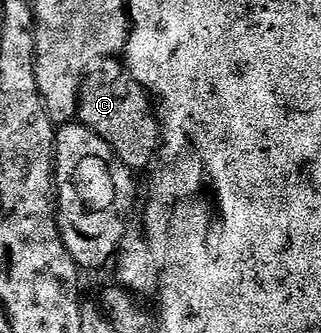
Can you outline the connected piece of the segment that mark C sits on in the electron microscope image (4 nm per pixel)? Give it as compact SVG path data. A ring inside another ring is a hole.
M104 58L99 63L100 69L89 71L80 85L80 101L76 104L79 123L106 141L128 168L151 169L162 143L160 117L154 101L119 59Z

